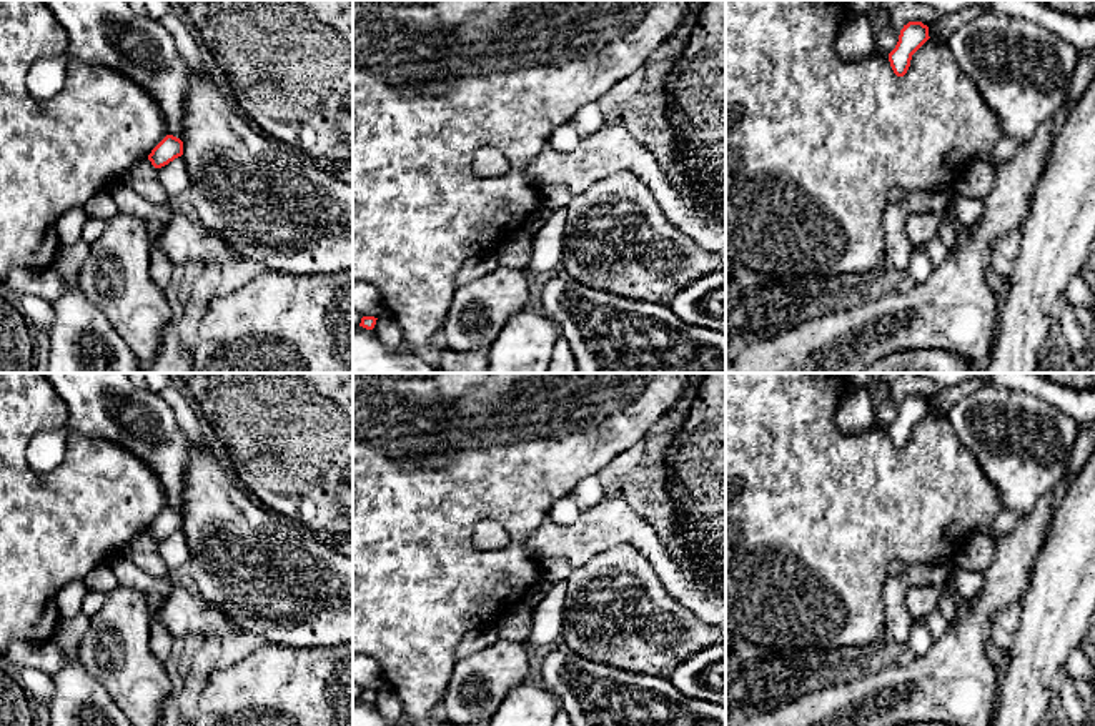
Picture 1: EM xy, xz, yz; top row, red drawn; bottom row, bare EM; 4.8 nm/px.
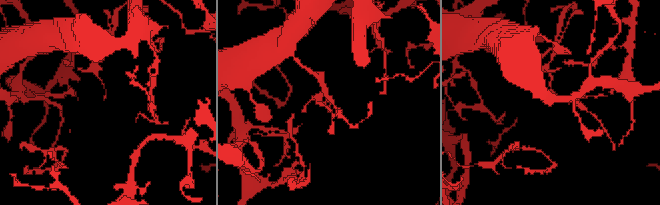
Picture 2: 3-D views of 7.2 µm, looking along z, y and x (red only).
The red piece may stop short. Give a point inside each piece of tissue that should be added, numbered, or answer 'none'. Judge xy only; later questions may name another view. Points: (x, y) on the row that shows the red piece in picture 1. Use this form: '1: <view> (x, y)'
none

